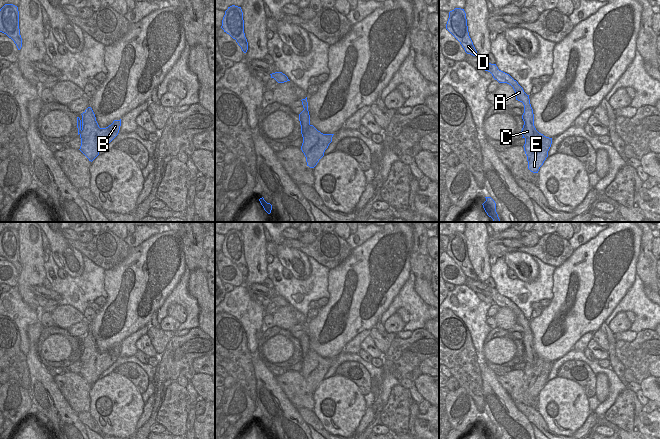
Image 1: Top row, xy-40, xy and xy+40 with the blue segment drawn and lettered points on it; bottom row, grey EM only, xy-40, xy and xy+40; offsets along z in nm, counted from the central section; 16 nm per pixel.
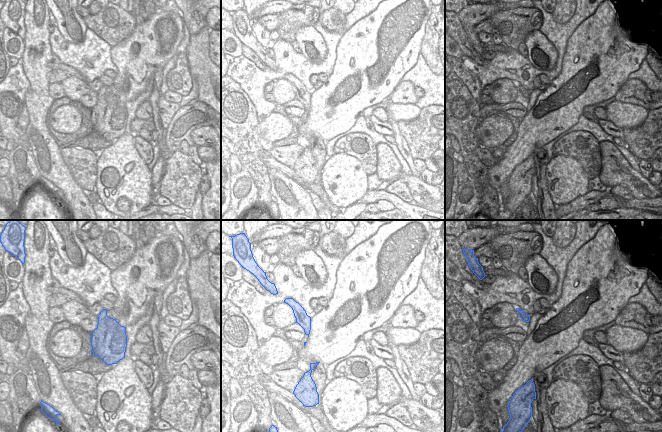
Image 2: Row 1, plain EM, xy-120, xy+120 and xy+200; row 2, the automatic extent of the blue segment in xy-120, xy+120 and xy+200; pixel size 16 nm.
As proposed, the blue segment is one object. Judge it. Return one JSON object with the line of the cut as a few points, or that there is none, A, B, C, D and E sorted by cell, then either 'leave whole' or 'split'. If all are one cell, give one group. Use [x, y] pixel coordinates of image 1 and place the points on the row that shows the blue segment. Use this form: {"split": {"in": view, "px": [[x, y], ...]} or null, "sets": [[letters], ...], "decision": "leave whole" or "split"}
{"split": {"in": "xy+40", "px": [[536, 130], [533, 135], [525, 139]]}, "sets": [["A", "C", "D"], ["B", "E"]], "decision": "split"}

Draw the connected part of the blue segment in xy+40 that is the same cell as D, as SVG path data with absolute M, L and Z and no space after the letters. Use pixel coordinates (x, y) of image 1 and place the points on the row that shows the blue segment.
M455 8L449 12L446 29L460 42L467 54L477 56L477 51L469 36L464 9Z

